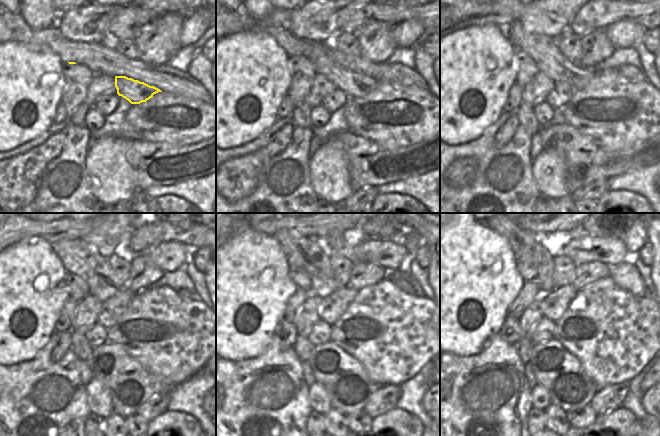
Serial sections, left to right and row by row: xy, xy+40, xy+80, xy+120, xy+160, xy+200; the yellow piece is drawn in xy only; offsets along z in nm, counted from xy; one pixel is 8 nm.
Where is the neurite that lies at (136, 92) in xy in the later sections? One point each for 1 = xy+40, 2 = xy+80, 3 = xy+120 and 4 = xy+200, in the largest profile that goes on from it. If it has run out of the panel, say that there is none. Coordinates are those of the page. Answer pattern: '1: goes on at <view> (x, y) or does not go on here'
1: goes on at xy+40 (354, 85)
2: goes on at xy+80 (539, 49)
3: goes on at xy+120 (84, 267)
4: goes on at xy+200 (533, 262)

